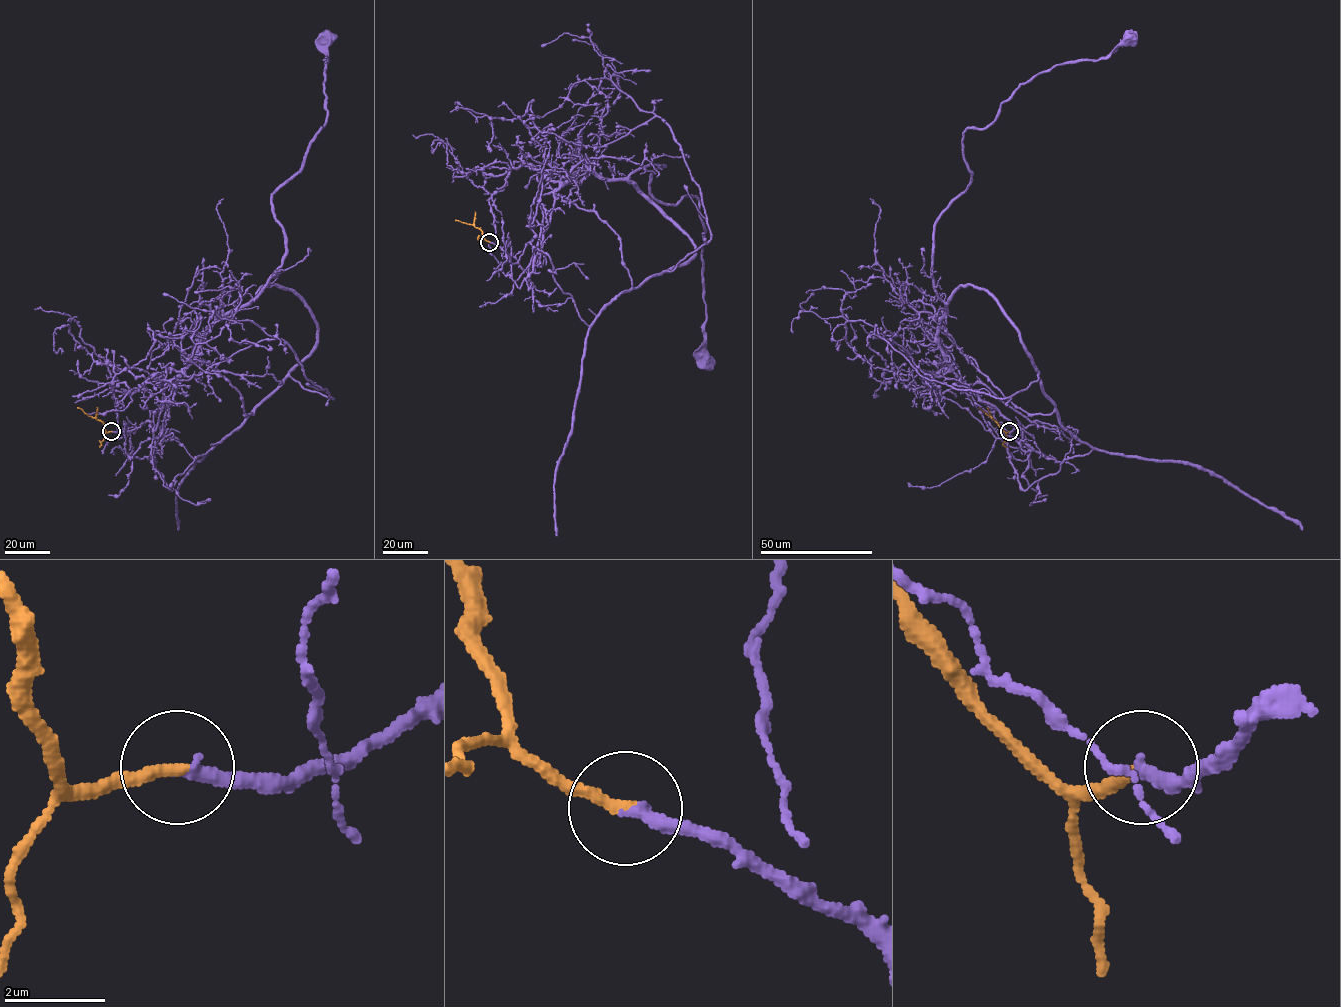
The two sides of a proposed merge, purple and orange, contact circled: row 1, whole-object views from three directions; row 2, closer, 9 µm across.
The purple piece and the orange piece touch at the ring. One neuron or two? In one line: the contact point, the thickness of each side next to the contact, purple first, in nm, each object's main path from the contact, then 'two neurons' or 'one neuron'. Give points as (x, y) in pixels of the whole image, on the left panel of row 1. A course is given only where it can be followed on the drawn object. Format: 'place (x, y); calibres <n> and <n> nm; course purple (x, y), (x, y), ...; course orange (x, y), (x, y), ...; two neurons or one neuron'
place (111, 431); calibres 280 and 260 nm; course purple (111, 431), (151, 421), (160, 385), (281, 264), (285, 233), (272, 195), (300, 169), (327, 118), (327, 37); course orange (111, 431), (106, 432), (100, 421), (77, 408); one neuron

